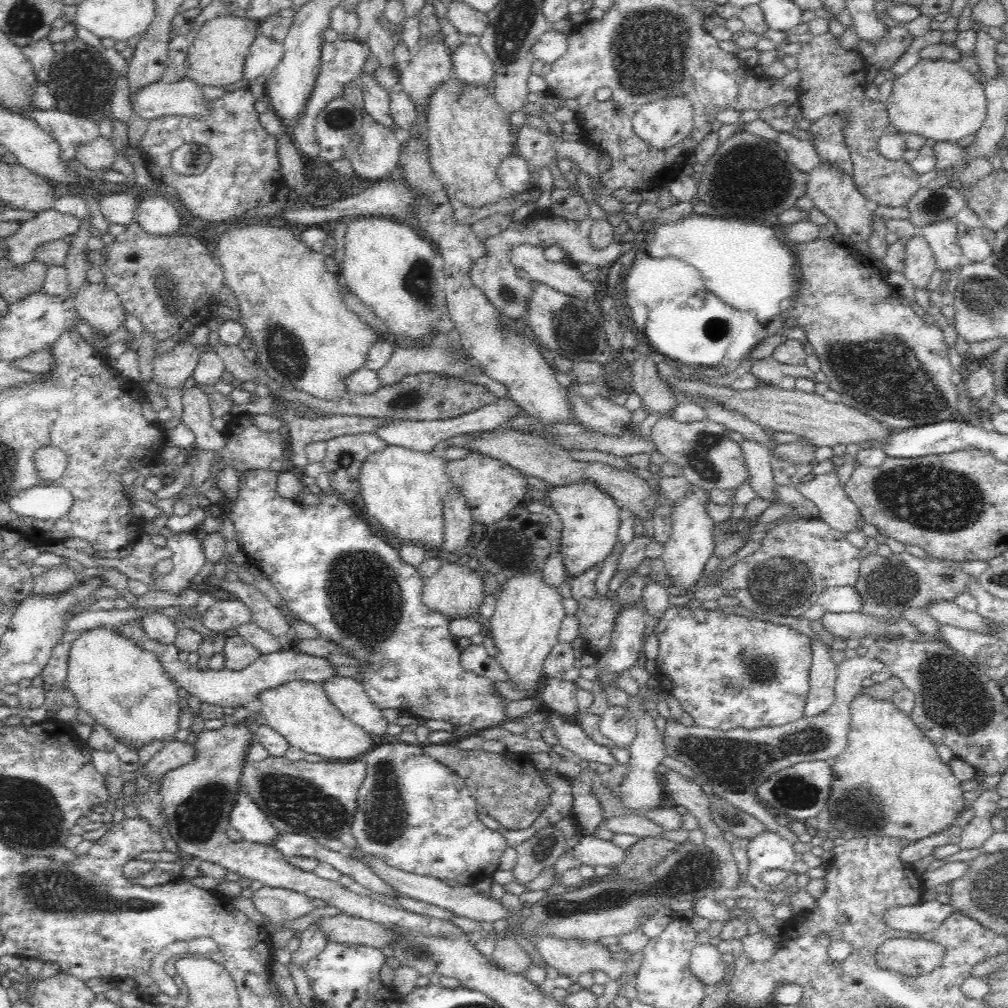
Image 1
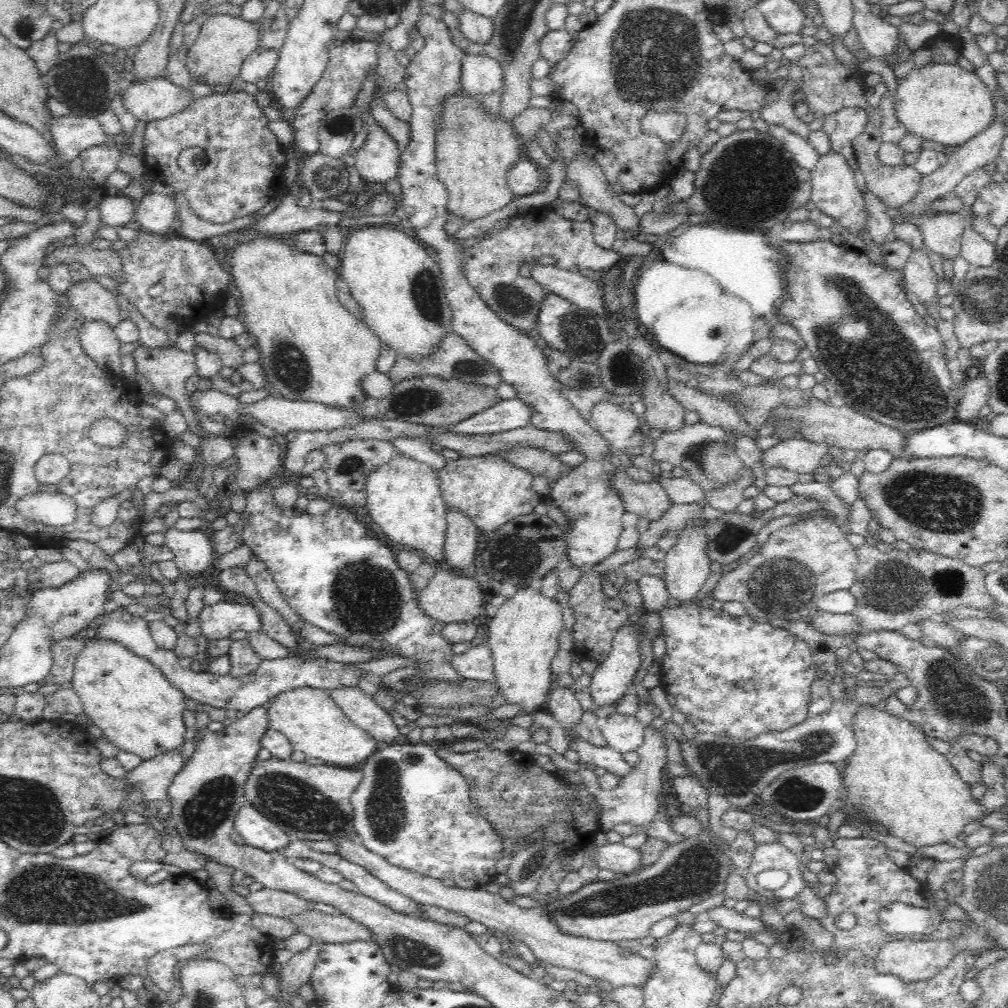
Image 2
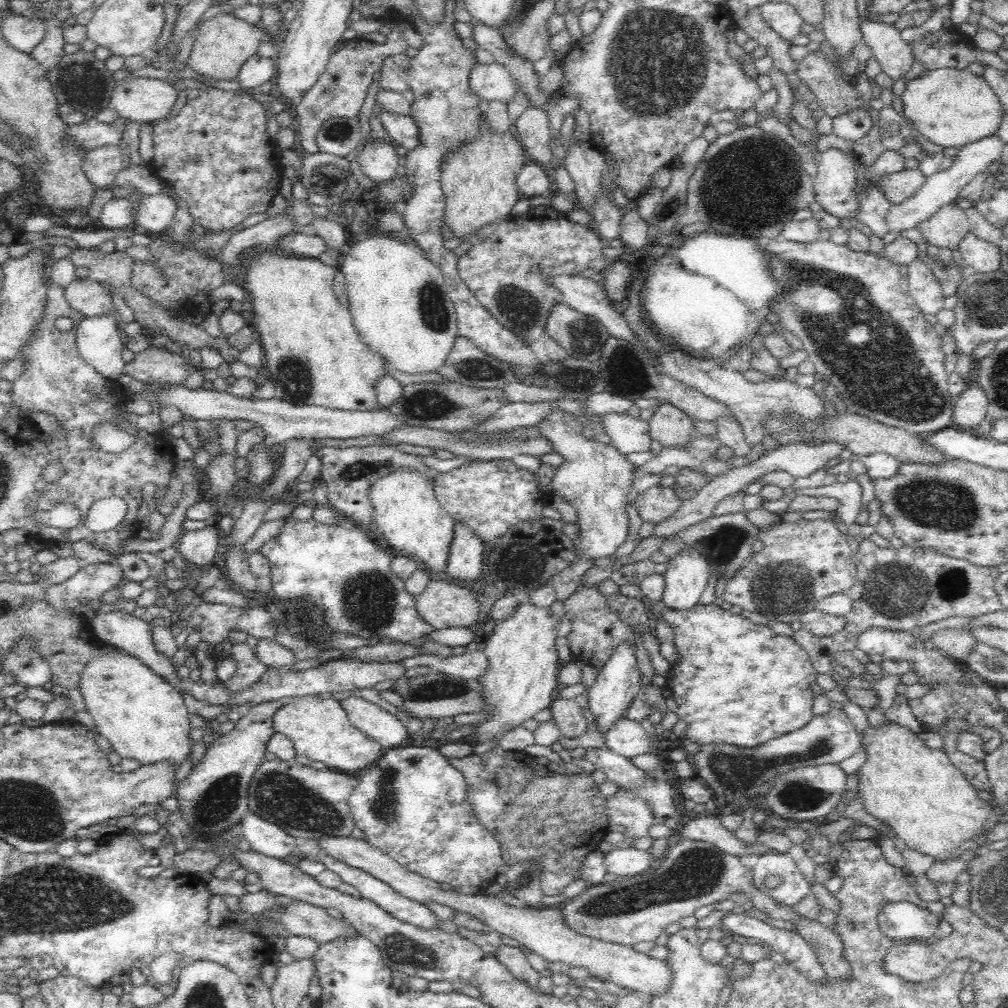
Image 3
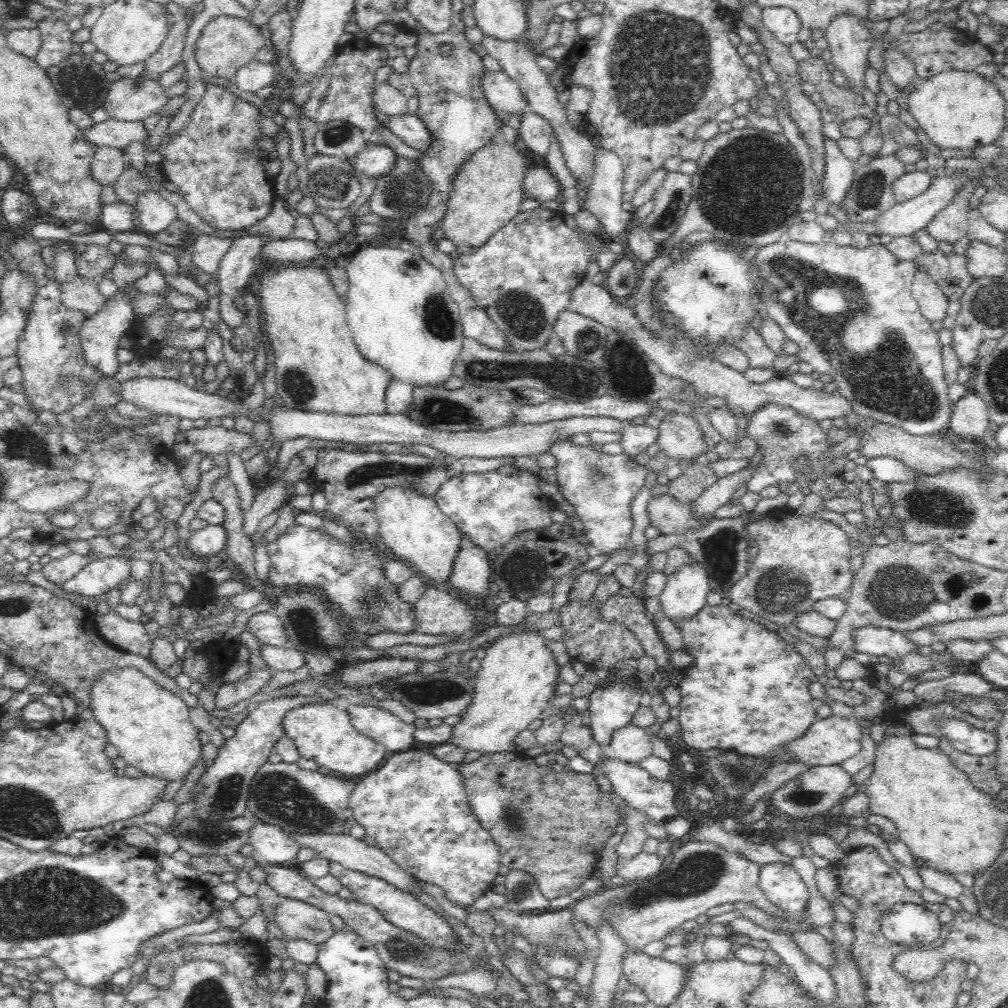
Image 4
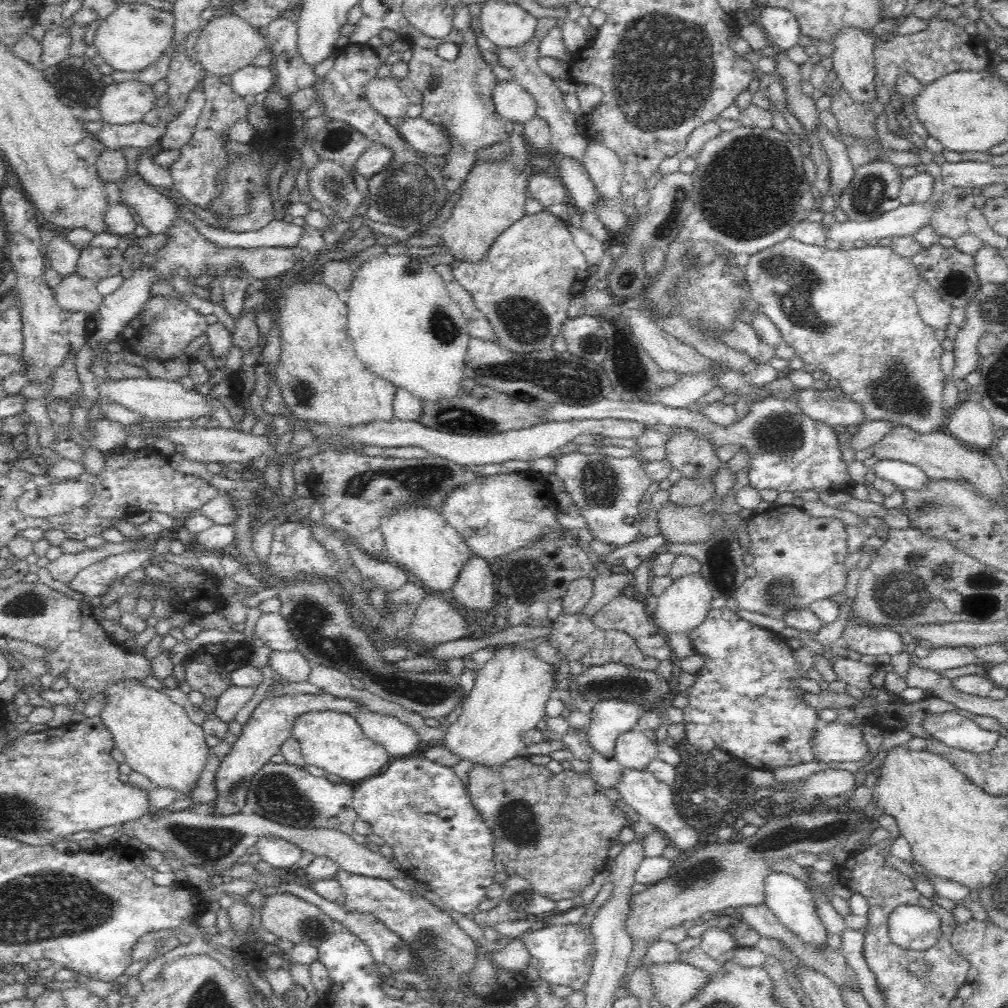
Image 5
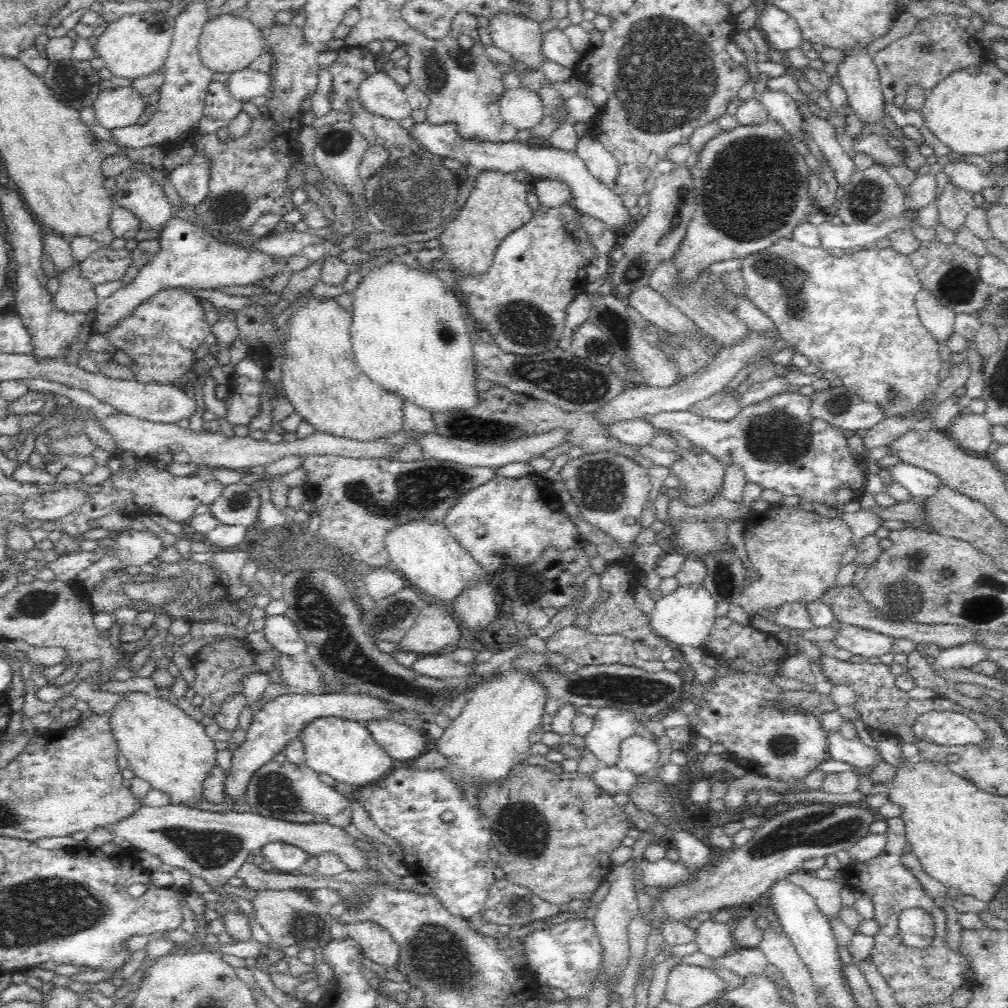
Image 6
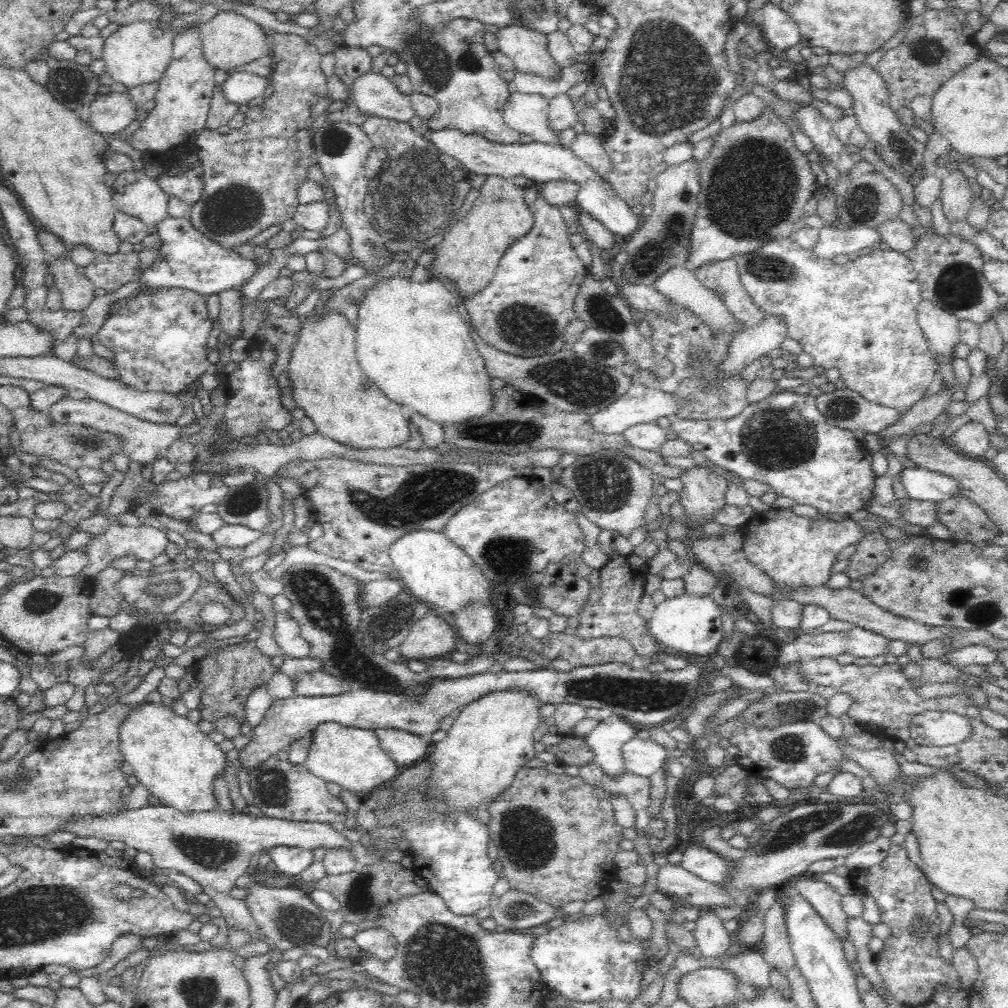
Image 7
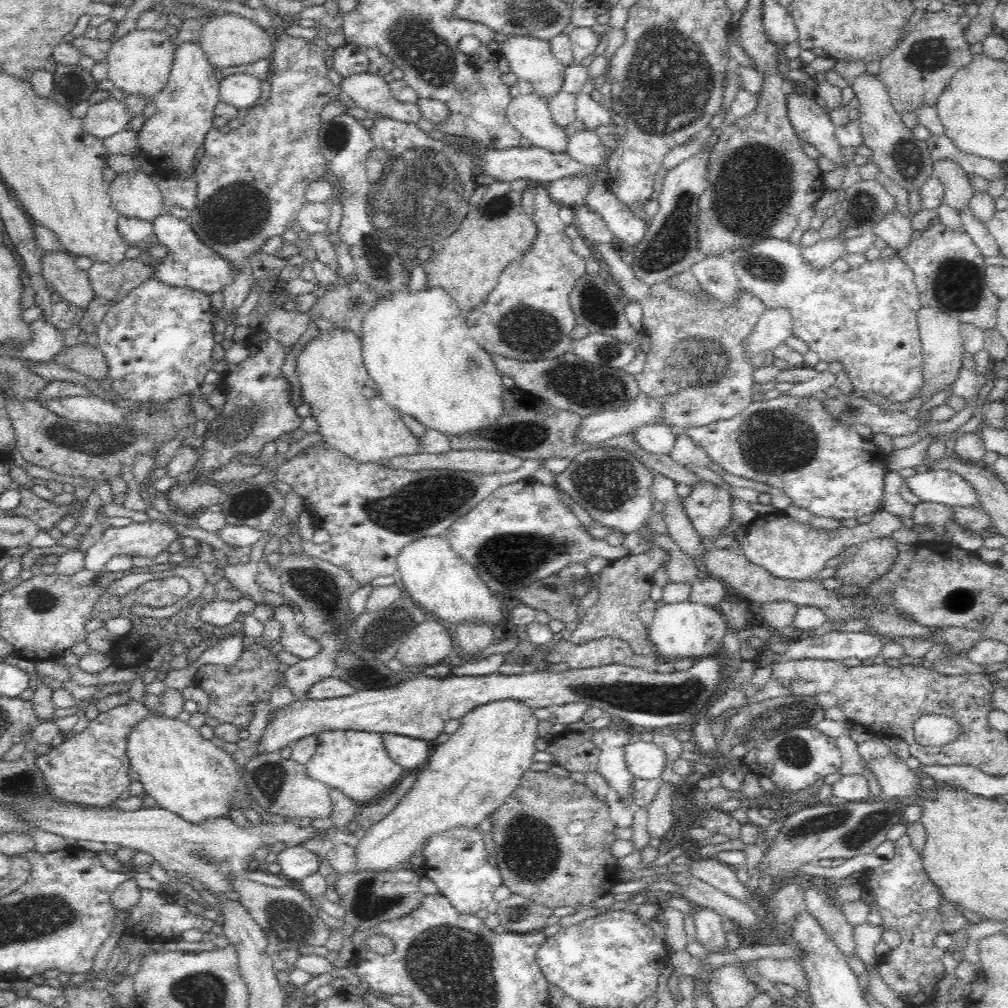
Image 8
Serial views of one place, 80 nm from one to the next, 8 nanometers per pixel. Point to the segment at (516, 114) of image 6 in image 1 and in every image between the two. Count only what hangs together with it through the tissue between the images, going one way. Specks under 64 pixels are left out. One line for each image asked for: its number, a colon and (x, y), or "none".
1: (471, 64)
2: (481, 75)
3: (490, 82)
4: (502, 93)
5: (511, 101)

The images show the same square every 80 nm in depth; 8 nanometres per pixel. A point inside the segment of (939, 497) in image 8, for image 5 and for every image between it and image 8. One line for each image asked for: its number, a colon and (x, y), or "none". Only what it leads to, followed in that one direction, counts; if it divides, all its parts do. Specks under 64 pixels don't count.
5: (904, 475)
6: (920, 483)
7: (921, 484)

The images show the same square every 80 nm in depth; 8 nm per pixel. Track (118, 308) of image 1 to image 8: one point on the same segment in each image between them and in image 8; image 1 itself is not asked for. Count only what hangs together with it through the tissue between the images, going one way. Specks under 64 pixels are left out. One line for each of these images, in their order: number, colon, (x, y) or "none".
2: (93, 302)
3: (87, 296)
4: (81, 294)
5: (76, 293)
6: (76, 294)
7: (77, 292)
8: (72, 284)

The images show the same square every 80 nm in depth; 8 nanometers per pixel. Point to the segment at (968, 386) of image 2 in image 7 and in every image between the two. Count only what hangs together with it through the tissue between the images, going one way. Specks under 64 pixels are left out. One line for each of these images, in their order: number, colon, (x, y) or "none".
3: (970, 409)
4: (970, 418)
5: (969, 423)
6: (972, 432)
7: (971, 439)

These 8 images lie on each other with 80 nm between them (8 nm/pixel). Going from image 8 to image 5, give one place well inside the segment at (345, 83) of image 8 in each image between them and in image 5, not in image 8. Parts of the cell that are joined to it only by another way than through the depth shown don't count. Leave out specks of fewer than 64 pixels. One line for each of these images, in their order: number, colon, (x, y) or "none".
5: (384, 96)
6: (381, 94)
7: (374, 94)

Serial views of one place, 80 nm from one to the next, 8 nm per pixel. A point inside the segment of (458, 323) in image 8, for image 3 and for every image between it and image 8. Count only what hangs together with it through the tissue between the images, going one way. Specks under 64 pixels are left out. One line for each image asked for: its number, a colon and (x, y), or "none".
3: (397, 300)
4: (398, 309)
5: (404, 326)
6: (408, 334)
7: (411, 341)

